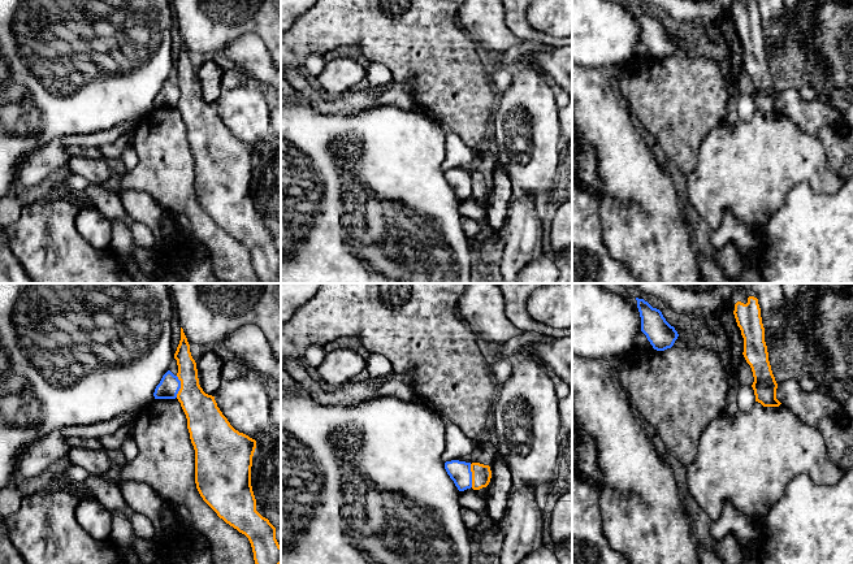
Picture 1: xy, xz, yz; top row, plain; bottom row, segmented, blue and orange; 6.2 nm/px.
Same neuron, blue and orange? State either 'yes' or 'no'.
no

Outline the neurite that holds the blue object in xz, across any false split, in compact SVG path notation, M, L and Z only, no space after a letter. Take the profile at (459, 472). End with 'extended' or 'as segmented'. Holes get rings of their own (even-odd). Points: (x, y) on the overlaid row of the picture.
M451 460L445 463L445 469L459 491L472 487L471 463Z | as segmented

